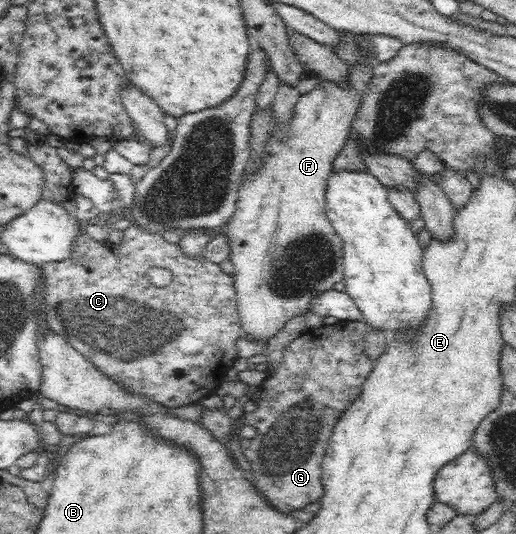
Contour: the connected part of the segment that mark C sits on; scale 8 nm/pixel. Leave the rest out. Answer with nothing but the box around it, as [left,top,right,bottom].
[42,224,249,409]

